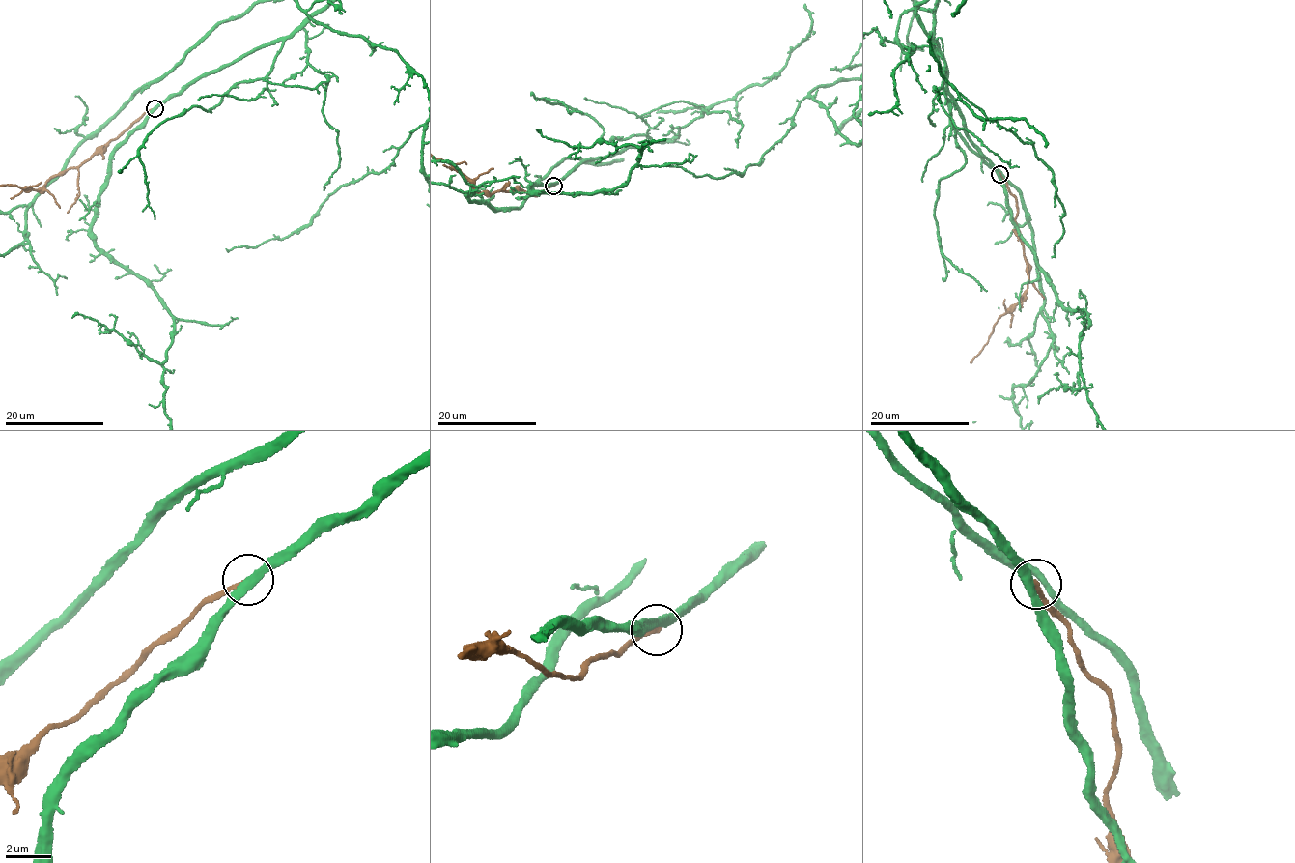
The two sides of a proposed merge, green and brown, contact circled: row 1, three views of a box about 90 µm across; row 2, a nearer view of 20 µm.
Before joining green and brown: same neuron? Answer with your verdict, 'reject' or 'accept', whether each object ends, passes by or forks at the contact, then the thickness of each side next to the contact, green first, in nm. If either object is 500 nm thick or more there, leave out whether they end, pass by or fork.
reject | green passes by | brown ends | 380/220 nm

